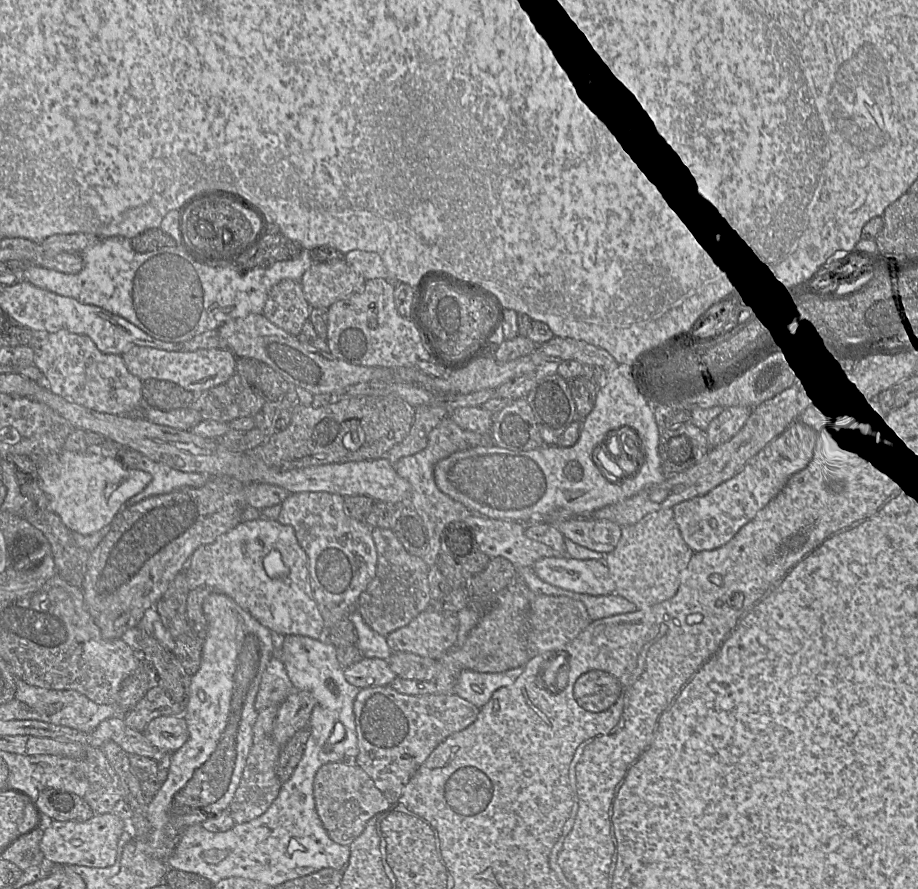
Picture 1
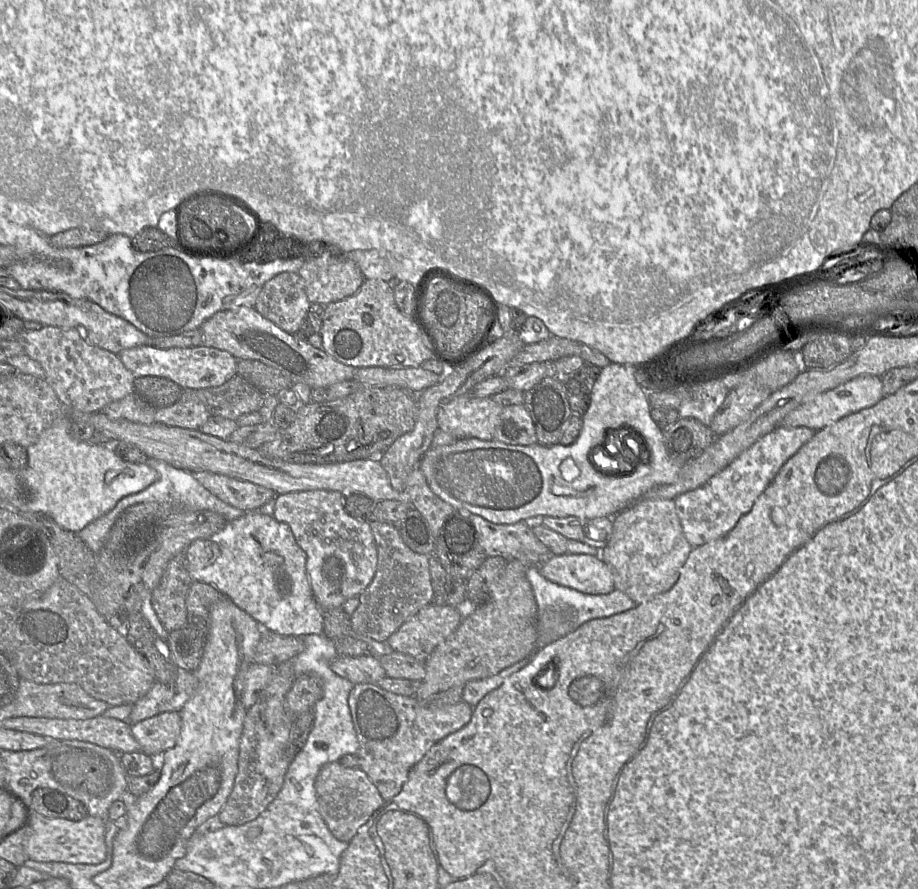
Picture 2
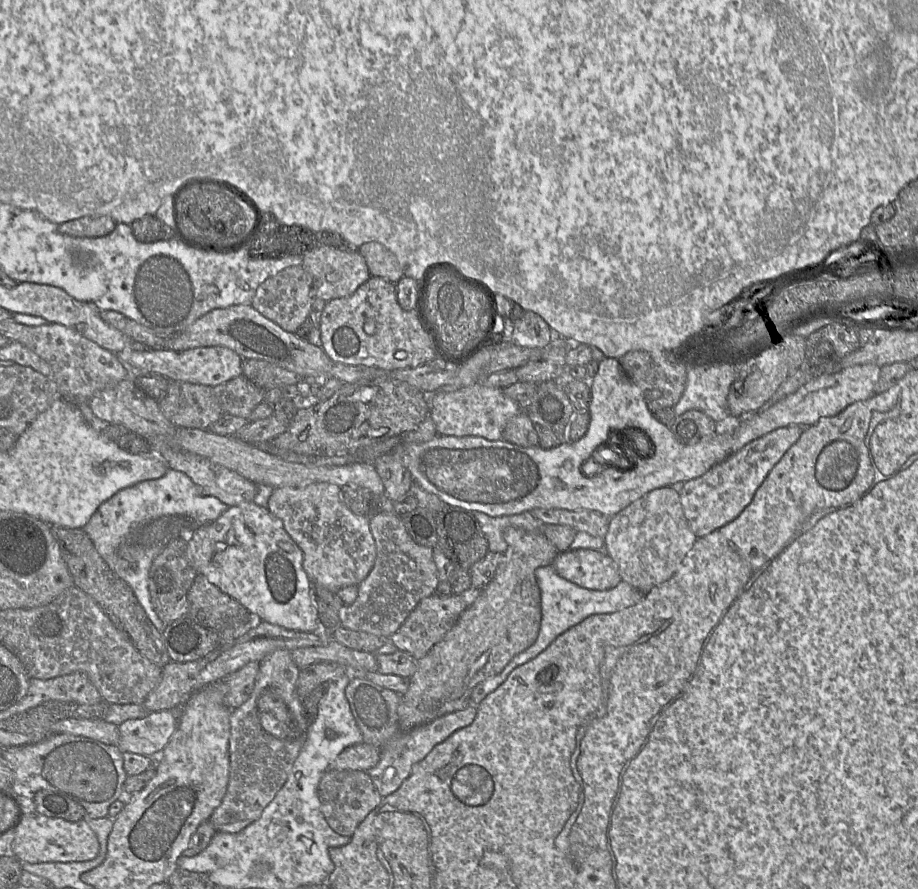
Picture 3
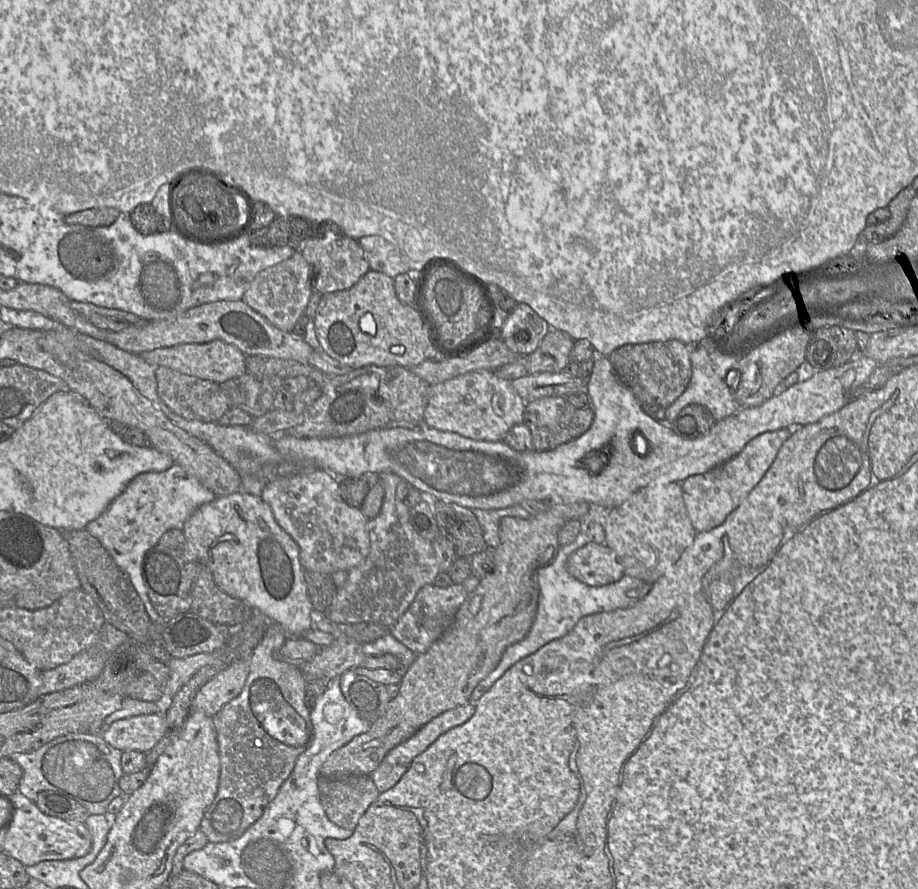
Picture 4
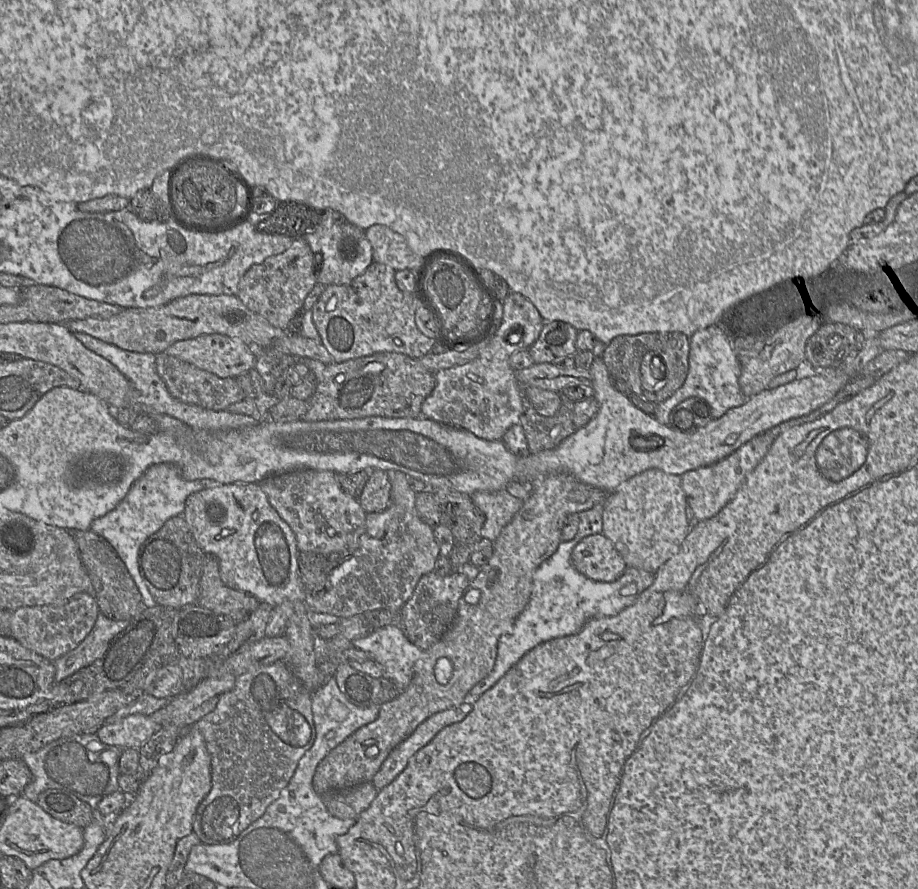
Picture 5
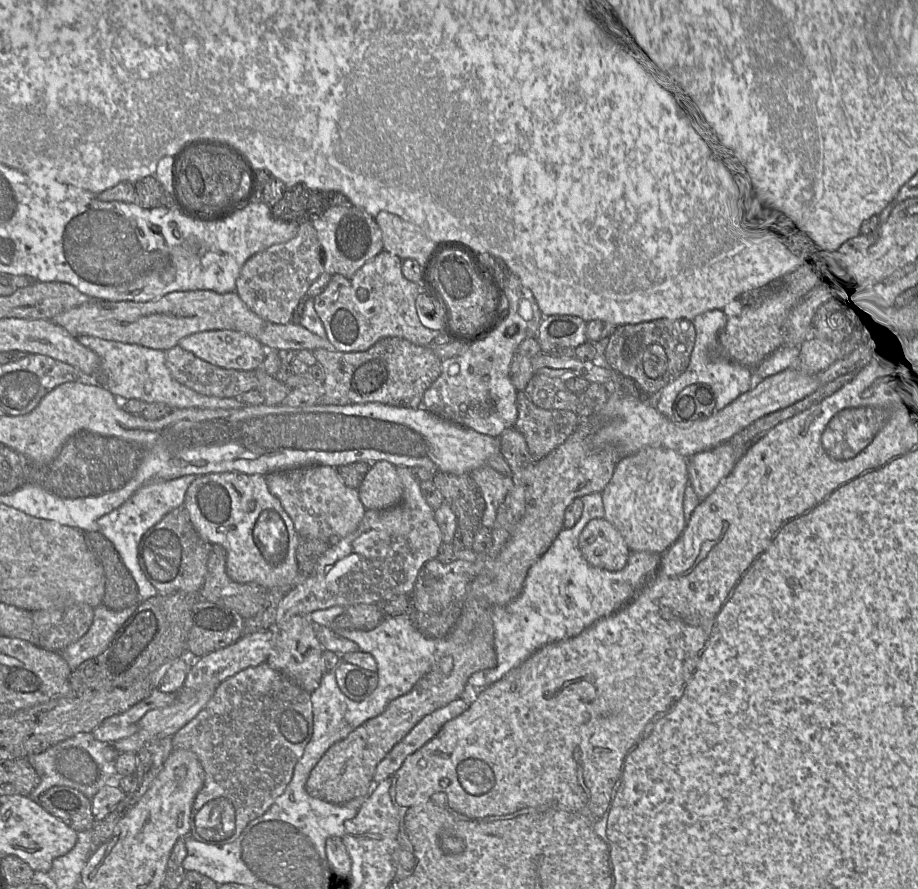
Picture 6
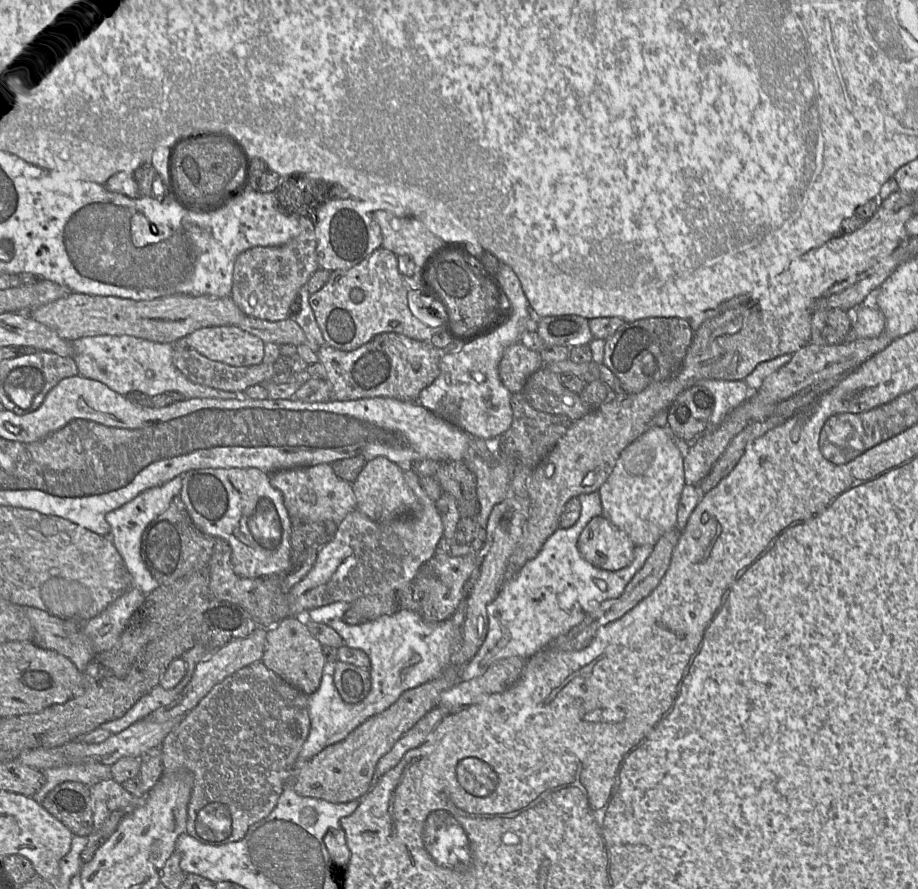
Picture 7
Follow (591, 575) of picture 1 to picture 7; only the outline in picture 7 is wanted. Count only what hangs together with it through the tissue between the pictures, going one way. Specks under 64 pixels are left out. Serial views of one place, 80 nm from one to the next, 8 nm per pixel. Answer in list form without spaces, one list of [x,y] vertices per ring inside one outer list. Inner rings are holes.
[[[603,515],[587,523],[578,538],[577,546],[588,562],[611,571],[628,566],[635,549],[628,535]]]

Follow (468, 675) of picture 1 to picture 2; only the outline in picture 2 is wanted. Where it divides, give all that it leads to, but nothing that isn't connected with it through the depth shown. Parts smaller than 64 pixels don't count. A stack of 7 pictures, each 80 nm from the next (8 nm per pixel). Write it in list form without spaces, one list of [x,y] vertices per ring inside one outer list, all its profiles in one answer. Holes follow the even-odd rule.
[[[532,655],[505,668],[496,675],[467,682],[462,699],[474,708],[484,696],[501,686],[506,678],[523,668],[531,659]]]

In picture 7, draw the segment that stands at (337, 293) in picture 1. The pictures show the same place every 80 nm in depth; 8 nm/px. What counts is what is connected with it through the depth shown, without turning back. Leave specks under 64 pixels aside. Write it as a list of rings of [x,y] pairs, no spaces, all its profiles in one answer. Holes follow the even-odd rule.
[[[348,197],[323,204],[314,215],[319,267],[330,272],[347,270],[382,247],[382,233],[374,211],[364,202]]]

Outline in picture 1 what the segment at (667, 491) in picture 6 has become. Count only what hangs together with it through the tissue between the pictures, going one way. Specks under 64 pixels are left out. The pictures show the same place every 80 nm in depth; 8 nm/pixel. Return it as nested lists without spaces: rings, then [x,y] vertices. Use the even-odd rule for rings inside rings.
[[[668,508],[649,513],[634,525],[623,526],[616,547],[605,554],[603,562],[615,583],[615,593],[632,602],[637,609],[641,609],[668,600],[676,594],[681,575],[693,553],[682,538],[673,508]]]

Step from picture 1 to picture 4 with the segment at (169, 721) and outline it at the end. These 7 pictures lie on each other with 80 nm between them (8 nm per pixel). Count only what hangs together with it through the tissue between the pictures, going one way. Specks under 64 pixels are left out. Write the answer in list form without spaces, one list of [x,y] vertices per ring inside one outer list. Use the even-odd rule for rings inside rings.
[[[147,714],[113,722],[100,735],[115,749],[146,753],[166,734],[167,724],[163,714]]]

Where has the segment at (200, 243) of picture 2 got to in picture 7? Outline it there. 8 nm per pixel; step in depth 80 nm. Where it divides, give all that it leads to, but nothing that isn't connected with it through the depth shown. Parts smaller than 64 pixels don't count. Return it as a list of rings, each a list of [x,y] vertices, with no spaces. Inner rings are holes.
[[[210,134],[185,138],[171,149],[170,185],[175,198],[187,208],[210,210],[244,189],[249,178],[249,158],[230,137]]]

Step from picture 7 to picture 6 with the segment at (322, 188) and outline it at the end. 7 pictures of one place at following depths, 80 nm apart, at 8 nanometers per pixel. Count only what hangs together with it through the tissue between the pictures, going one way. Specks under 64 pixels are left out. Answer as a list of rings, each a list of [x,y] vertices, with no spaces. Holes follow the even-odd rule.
[[[295,185],[285,188],[271,211],[272,217],[278,221],[300,225],[313,222],[329,208],[341,205],[352,205],[342,193],[311,190],[304,185]]]

